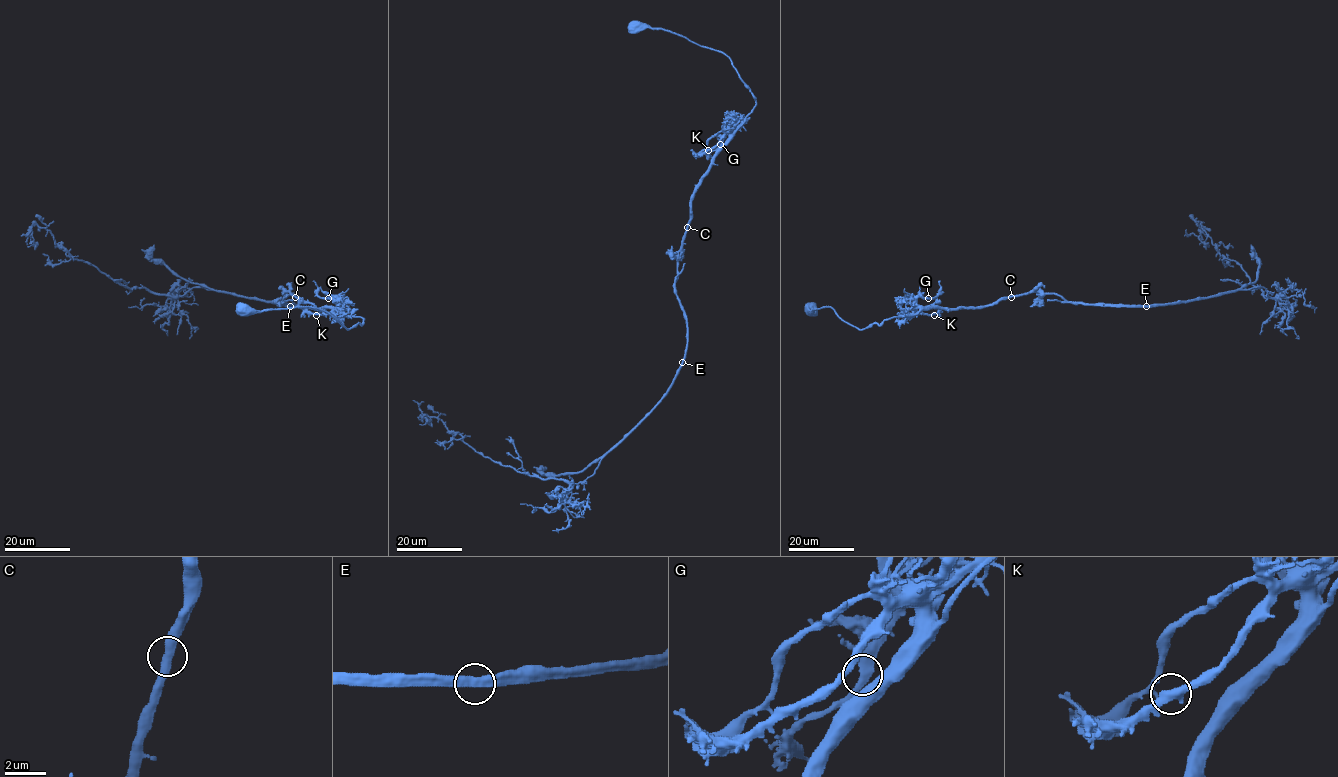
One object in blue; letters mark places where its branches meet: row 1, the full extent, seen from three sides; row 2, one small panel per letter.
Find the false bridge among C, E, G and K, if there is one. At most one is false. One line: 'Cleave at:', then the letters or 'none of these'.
Cleave at: E

